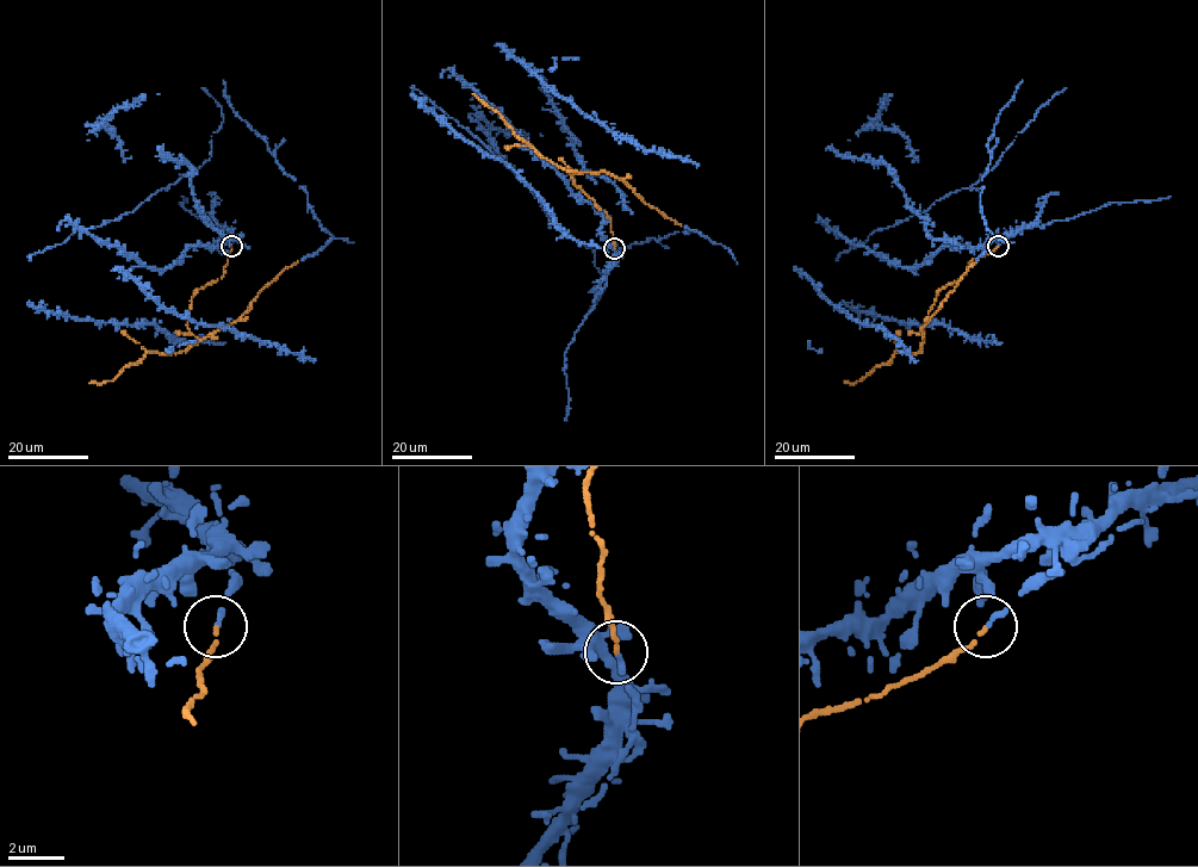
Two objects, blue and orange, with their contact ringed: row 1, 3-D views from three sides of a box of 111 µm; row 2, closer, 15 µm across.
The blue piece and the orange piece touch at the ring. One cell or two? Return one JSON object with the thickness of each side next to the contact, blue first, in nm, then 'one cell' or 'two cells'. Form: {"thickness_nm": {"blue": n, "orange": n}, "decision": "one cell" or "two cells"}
{"thickness_nm": {"blue": 200, "orange": 140}, "decision": "one cell"}

